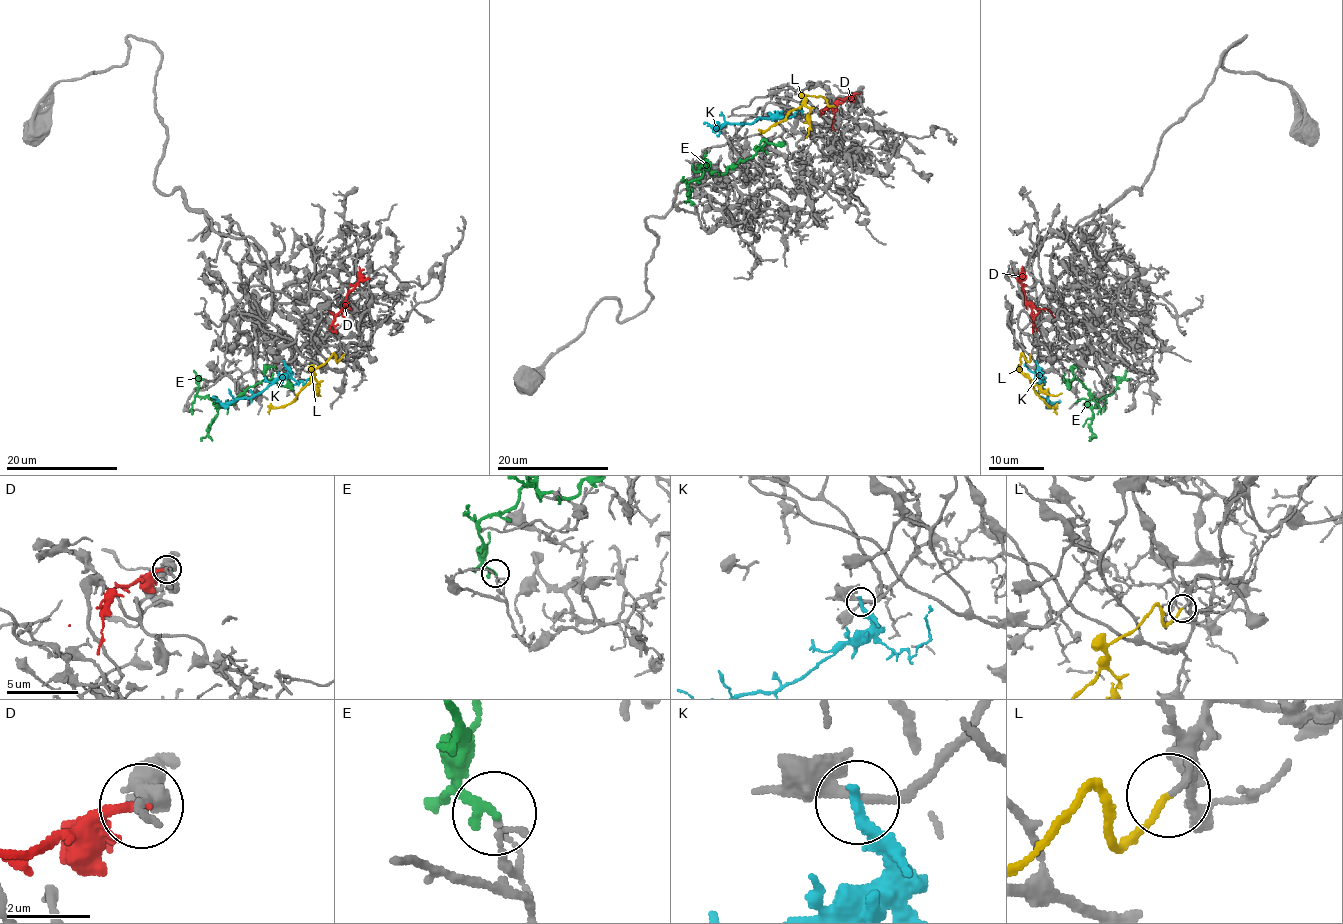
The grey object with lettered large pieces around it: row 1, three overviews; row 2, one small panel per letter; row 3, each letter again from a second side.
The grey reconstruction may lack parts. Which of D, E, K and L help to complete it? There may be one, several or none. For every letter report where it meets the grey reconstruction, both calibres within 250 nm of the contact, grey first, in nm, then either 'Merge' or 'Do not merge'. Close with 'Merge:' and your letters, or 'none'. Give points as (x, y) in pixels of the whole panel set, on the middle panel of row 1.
D: Touches grey at (859, 93). Thickness 160 nm (grey) against 240 nm. Do not merge
E: Touches grey at (694, 203). Thickness 120 nm (grey) against 280 nm. Do not merge
K: Touches grey at (775, 113). Thickness 180 nm (grey) against 360 nm. Do not merge
L: Touches grey at (834, 106). Thickness 190 nm (grey) against 170 nm. Merge
Merge: L

